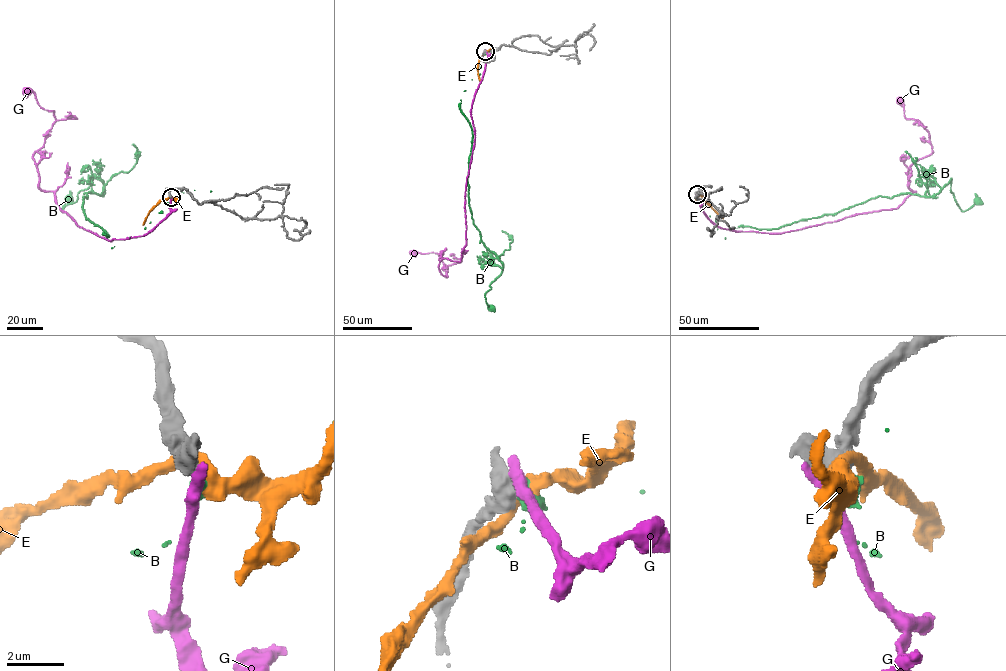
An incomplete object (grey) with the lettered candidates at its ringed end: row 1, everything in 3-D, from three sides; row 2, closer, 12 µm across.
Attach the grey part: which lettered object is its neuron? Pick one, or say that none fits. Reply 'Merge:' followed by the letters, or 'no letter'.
Merge: no letter

